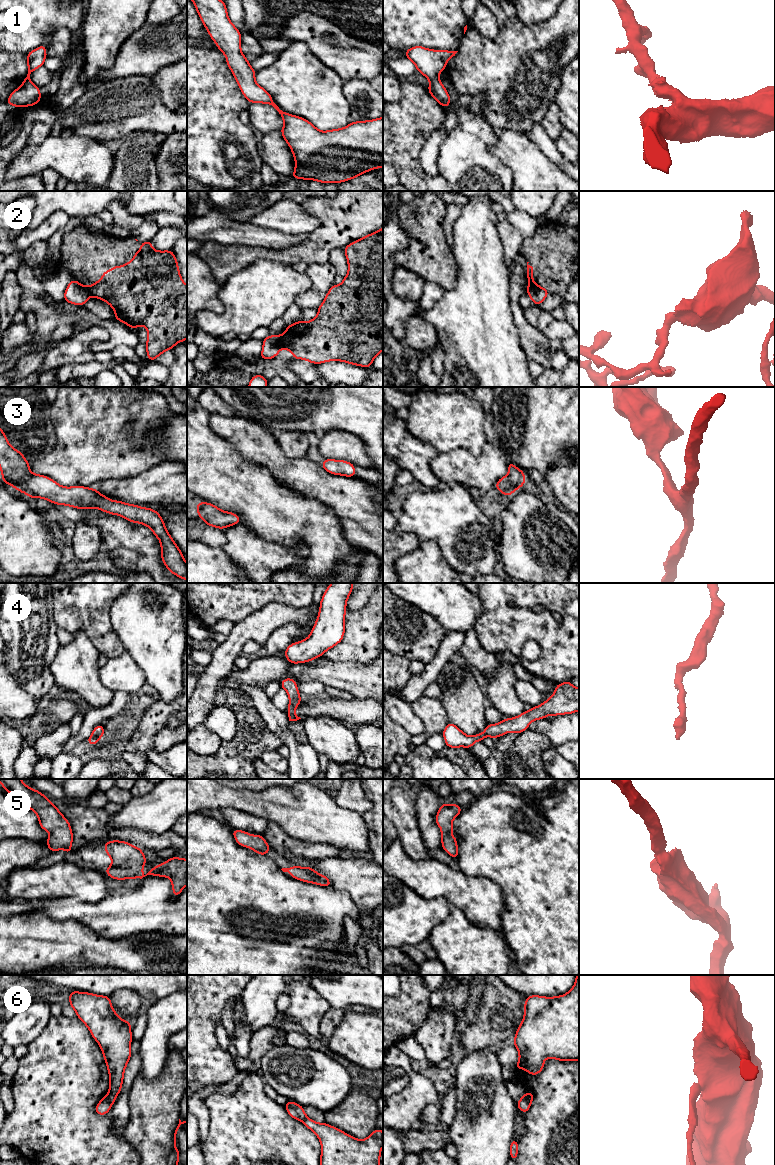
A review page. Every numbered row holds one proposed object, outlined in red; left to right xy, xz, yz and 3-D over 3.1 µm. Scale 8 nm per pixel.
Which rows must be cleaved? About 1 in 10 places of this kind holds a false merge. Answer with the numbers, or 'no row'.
2, 6

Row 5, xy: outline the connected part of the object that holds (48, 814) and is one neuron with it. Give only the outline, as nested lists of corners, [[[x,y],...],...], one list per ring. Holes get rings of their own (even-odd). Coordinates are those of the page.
[[[0,779],[0,783],[7,792],[36,813],[39,818],[40,827],[50,833],[46,841],[49,851],[65,849],[67,855],[72,852],[73,833],[70,823],[43,793],[25,785],[21,779]]]

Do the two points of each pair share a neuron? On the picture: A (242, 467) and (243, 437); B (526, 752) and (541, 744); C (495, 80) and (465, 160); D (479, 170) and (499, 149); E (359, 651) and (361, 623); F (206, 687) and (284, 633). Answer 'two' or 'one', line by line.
A: two
B: one
C: two
D: two
E: one
F: two

